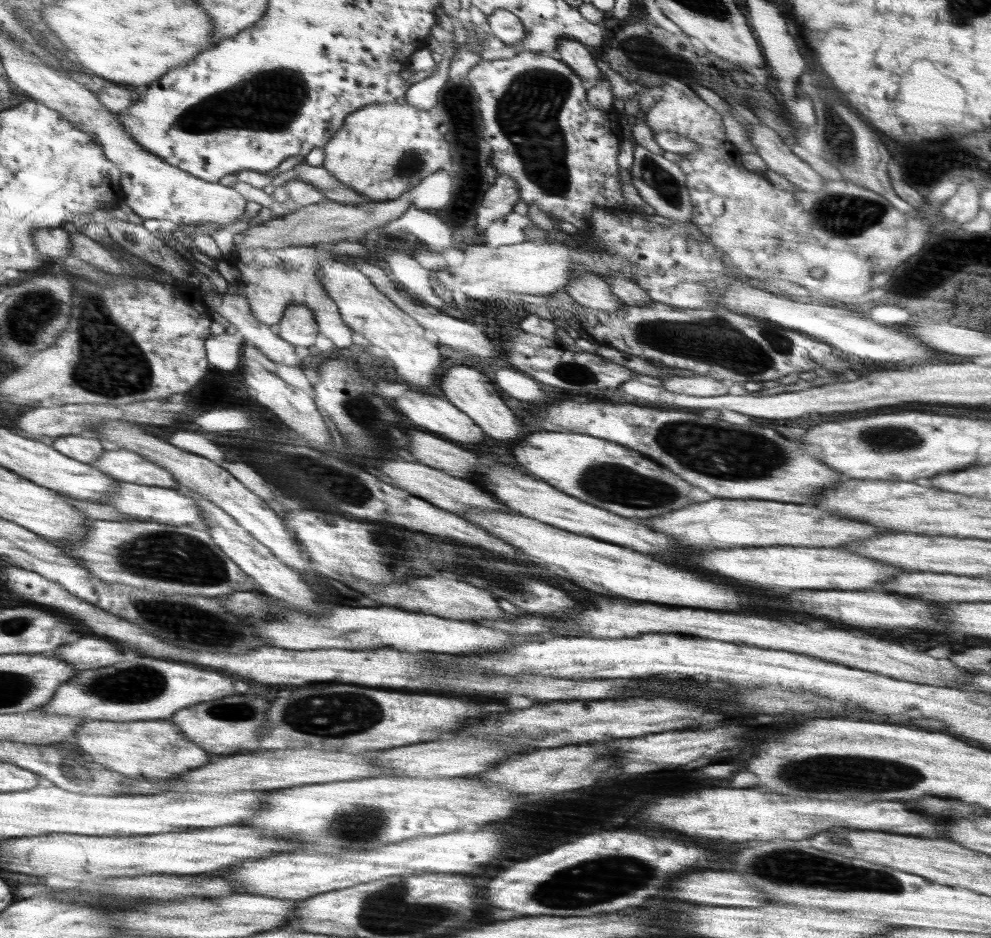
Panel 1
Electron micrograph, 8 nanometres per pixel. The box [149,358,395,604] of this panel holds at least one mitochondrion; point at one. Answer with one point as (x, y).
(350, 489)

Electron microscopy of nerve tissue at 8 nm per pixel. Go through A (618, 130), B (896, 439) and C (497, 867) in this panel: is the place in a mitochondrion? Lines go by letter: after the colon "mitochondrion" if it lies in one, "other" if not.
A: other
B: mitochondrion
C: other

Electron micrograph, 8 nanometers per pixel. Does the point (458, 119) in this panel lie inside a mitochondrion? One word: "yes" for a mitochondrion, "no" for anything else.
no

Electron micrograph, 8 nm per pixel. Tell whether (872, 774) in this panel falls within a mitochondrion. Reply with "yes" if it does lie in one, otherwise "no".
yes

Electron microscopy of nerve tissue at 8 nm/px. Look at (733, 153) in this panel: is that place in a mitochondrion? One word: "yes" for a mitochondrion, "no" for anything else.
no

